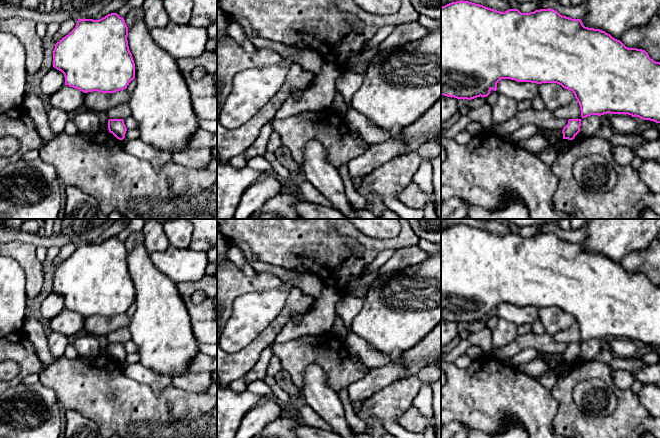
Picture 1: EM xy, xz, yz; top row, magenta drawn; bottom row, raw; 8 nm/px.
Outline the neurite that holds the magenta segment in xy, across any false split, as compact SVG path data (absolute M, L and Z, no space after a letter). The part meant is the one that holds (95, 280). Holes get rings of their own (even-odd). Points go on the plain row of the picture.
M111 237L99 243L78 243L75 252L53 275L53 291L65 301L65 309L84 317L115 317L127 312L135 303L135 287L128 270L128 251L124 242Z

